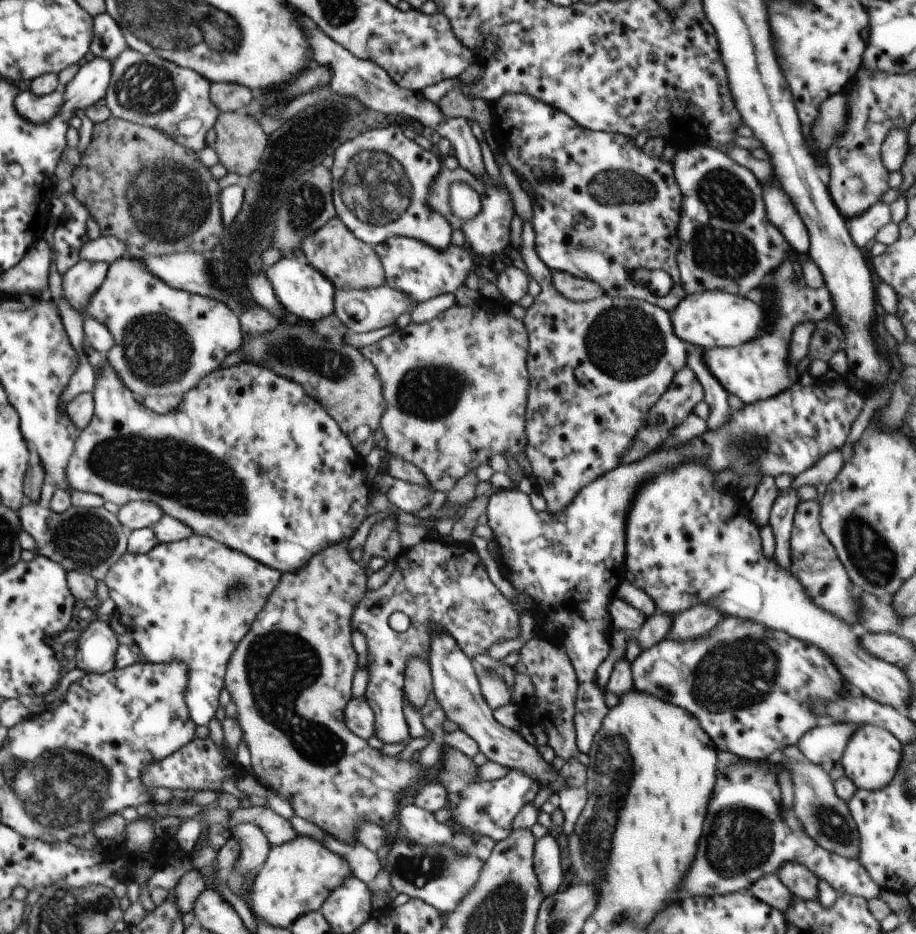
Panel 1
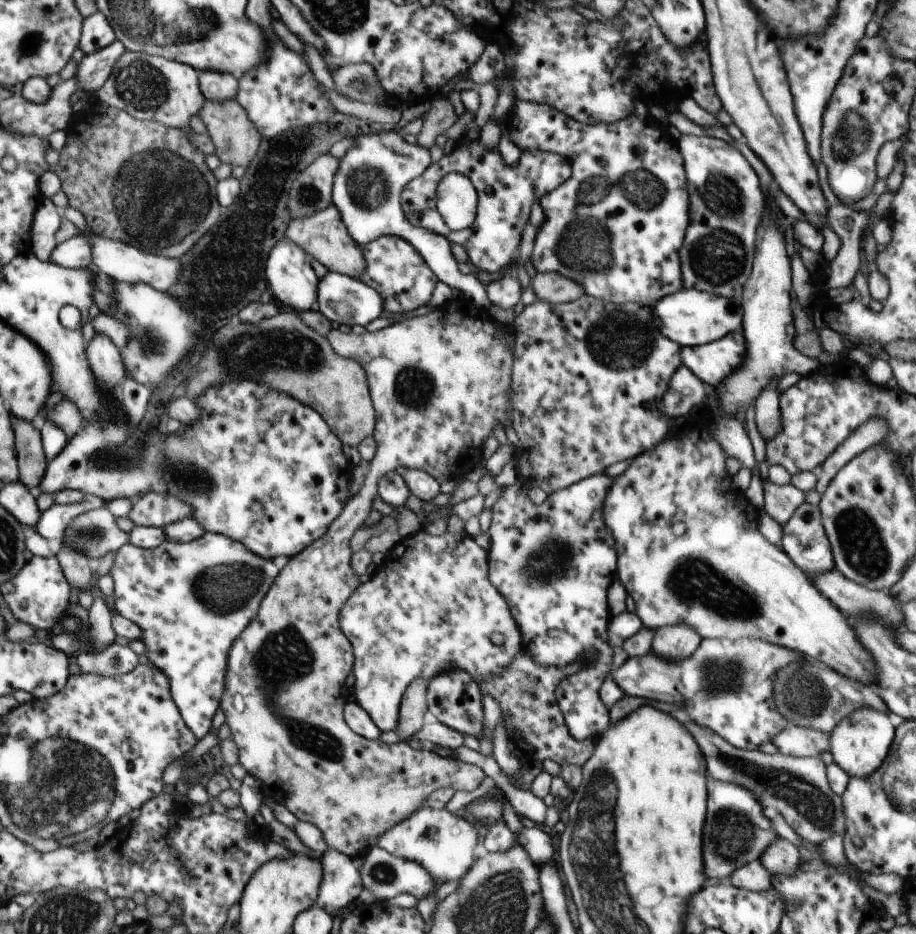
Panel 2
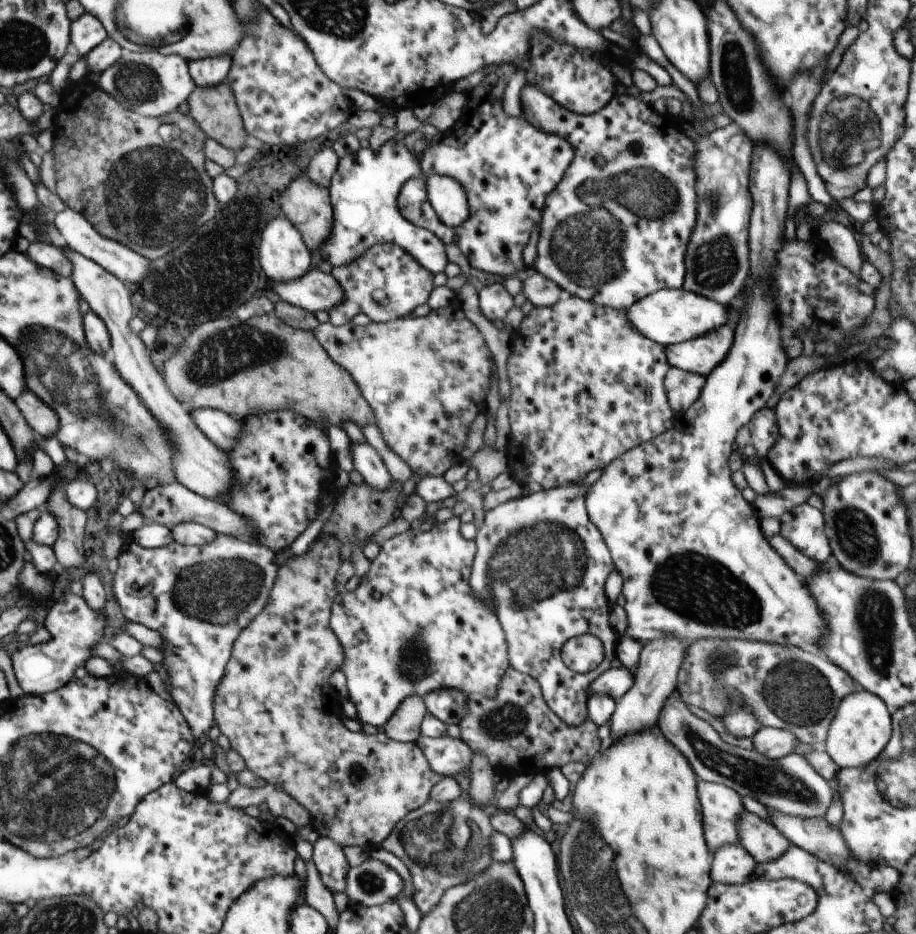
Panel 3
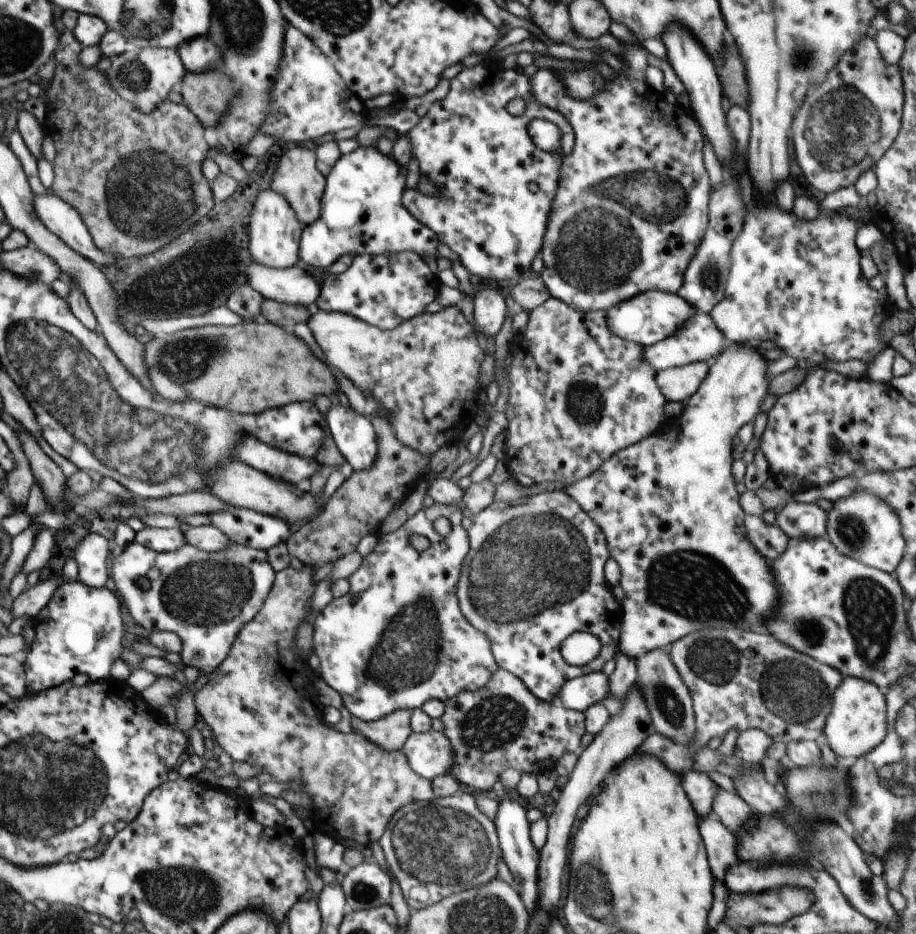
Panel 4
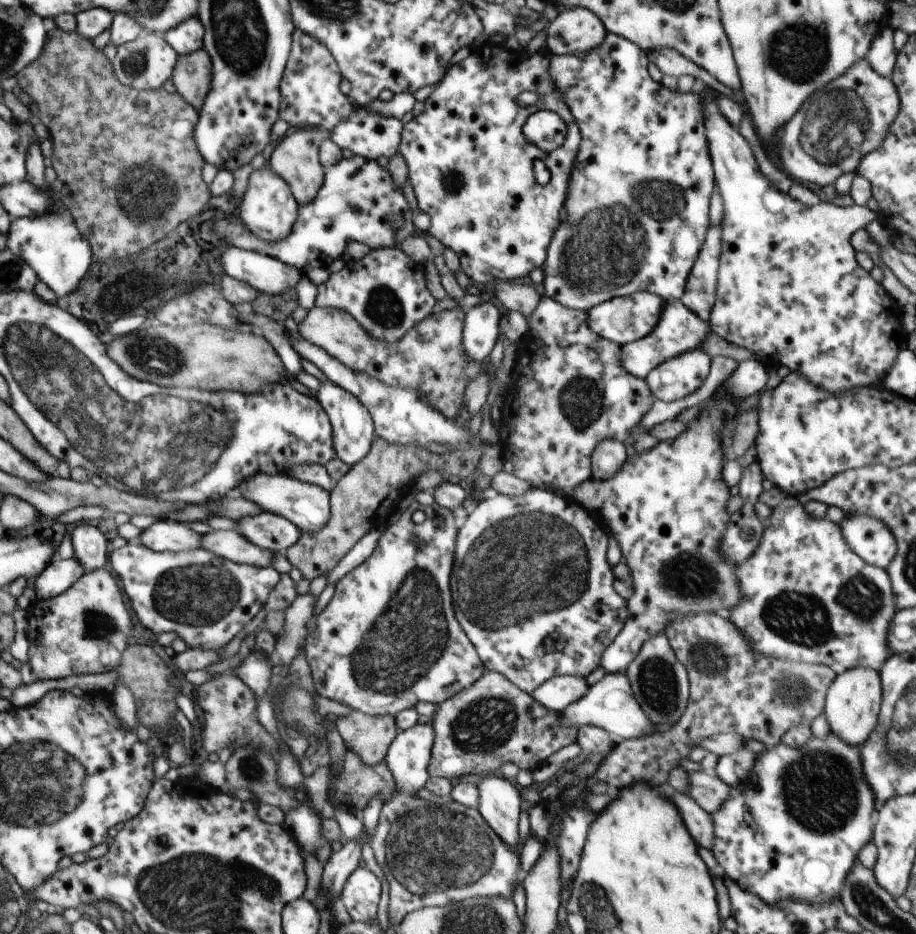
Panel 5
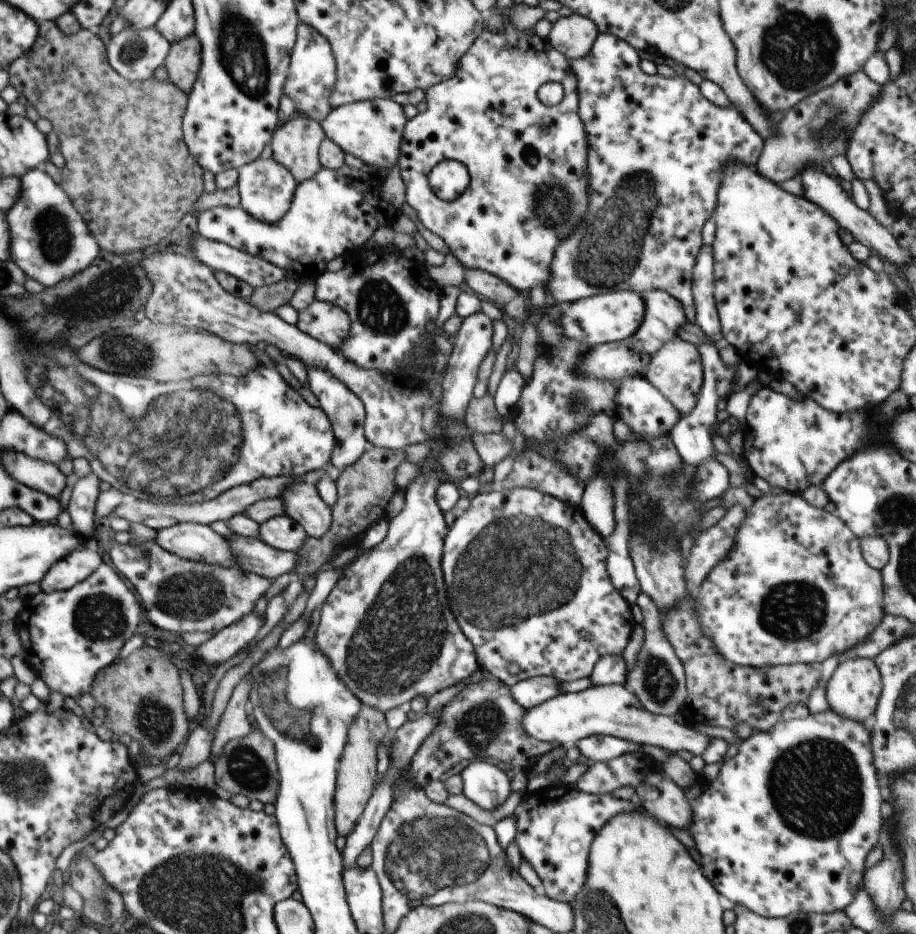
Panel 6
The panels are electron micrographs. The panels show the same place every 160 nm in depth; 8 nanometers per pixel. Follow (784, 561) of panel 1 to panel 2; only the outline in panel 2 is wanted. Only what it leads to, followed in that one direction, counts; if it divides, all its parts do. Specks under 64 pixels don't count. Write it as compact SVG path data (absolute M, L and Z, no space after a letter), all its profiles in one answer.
M764 481L763 490L765 506L762 510L766 511L783 528L803 503L803 492L792 483L780 486L772 481Z

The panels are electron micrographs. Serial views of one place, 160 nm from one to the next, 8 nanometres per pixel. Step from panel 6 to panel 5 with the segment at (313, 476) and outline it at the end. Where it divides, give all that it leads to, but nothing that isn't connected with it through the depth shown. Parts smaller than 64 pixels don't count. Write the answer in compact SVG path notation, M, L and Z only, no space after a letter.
M256 473L237 486L242 497L256 503L264 512L280 515L293 522L302 532L319 531L329 520L331 504L329 492L321 486L301 481L286 474Z

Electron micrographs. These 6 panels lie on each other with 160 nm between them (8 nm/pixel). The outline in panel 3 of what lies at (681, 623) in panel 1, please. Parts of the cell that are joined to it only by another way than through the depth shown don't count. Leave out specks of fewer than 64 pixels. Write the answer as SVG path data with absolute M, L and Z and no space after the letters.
M666 637L648 641L639 656L632 688L616 703L611 716L611 737L606 743L646 729L655 728L661 710L670 695L677 690L677 676L690 642L678 637Z

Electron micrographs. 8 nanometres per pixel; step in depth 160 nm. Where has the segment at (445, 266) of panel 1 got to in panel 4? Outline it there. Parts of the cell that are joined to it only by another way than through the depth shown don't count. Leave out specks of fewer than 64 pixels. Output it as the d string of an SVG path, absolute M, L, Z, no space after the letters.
M413 251L362 254L354 257L346 272L331 274L321 282L316 305L319 311L348 314L380 330L390 331L425 313L428 304L436 300L438 287L428 264Z

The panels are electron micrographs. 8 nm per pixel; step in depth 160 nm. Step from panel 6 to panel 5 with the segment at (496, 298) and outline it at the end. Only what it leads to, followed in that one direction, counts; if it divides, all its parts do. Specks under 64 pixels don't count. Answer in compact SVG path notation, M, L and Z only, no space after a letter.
M513 281L496 282L496 293L509 311L517 310L526 318L536 310L542 297L534 284L516 284Z

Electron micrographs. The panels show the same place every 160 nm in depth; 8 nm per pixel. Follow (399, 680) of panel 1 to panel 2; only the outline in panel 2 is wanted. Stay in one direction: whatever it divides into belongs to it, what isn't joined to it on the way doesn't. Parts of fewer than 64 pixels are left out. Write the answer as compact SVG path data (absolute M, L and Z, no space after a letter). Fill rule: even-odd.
M421 528L418 532L408 536L408 538L401 538L393 549L388 550L381 566L372 574L372 578L356 588L341 608L339 625L342 632L348 637L348 640L350 640L355 656L352 671L354 672L356 680L352 689L354 690L358 704L365 711L368 711L373 723L381 732L388 732L388 730L396 732L404 691L414 679L421 678L429 680L435 674L437 675L450 669L462 669L480 684L482 681L493 679L495 676L502 674L503 670L511 663L511 659L522 650L522 635L520 629L517 627L516 621L513 620L509 604L490 580L488 553L487 550L480 547L476 541L474 541L474 538L468 534L452 534L446 531L441 536L437 536L429 534L428 531L422 530ZM494 632L500 632L506 636L504 645L495 646L490 641L490 636L492 636Z

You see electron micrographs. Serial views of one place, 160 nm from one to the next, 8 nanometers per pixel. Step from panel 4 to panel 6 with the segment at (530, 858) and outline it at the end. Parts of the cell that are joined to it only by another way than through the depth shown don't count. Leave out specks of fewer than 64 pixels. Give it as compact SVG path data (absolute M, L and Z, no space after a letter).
M472 761L461 765L458 773L463 780L463 794L480 808L494 810L512 792L503 766L494 761Z

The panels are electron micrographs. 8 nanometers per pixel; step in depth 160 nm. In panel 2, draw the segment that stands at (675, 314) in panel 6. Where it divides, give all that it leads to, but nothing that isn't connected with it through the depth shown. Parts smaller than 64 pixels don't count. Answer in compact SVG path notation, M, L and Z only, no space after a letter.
M741 331L705 345L682 347L681 361L707 386L720 385L742 366L747 344Z

